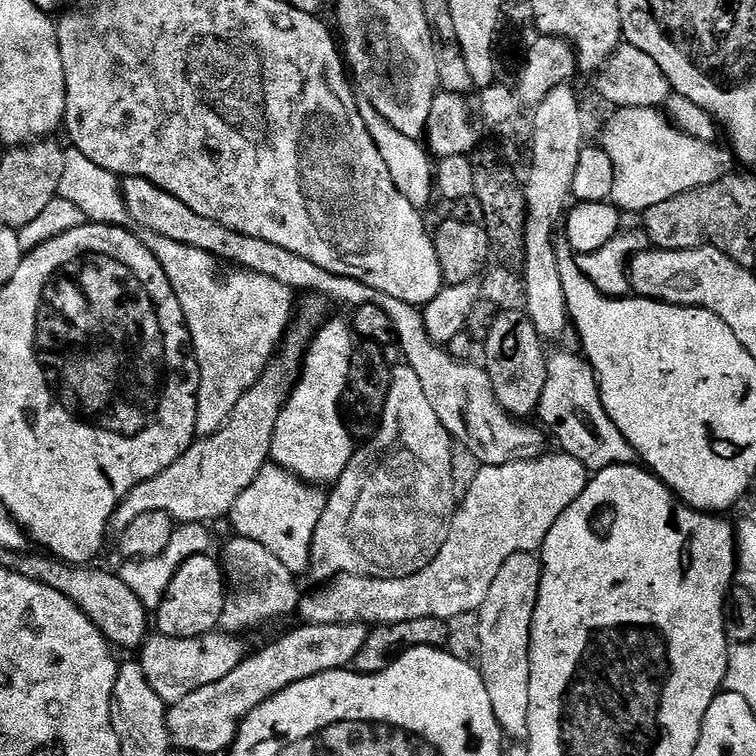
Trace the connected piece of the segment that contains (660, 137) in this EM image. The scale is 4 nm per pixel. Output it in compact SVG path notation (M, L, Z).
M617 108L611 114L613 116L609 118L608 125L604 128L602 147L606 150L606 154L610 154L610 162L614 162L610 200L621 213L643 214L650 206L666 202L666 198L674 198L686 190L718 182L733 171L734 156L727 147L720 148L721 146L716 144L707 144L698 138L690 138L690 134L682 134L682 130L674 127L660 108Z

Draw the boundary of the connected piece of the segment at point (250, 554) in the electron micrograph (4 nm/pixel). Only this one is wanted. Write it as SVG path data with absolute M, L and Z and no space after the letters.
M233 535L231 539L232 541L225 546L224 553L219 553L218 556L218 563L220 571L224 574L226 589L219 627L229 634L241 634L240 632L248 632L251 628L266 623L267 620L278 619L292 603L292 607L297 603L297 577L290 570L286 570L286 566L282 566L282 562L278 562L278 558L274 558L274 554L270 554L270 550L266 550L266 546L262 546L250 538L242 538L238 535Z

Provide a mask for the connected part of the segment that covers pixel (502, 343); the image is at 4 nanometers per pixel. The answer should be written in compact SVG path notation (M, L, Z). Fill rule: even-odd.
M501 311L496 317L488 339L483 341L484 361L482 367L488 373L494 394L498 402L511 416L528 418L537 411L546 386L548 356L544 348L545 341L540 339L538 330L528 321L523 311Z

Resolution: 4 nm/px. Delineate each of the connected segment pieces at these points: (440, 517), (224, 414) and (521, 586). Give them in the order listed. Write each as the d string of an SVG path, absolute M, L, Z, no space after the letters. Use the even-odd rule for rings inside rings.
M400 362L400 365L397 363L392 369L390 394L386 398L384 413L376 431L371 433L367 442L361 443L355 449L343 474L331 485L330 491L327 493L328 501L322 510L322 518L318 518L318 524L312 535L307 575L312 575L316 582L335 580L337 576L357 575L361 568L360 552L356 548L368 548L368 568L366 568L366 572L369 576L389 580L395 576L408 576L424 567L435 556L436 551L443 546L444 538L448 534L448 525L452 522L452 514L456 511L458 503L458 488L456 492L455 486L452 485L452 448L454 449L453 438L446 430L446 426L442 426L442 422L438 422L438 414L434 414L434 406L430 406L430 401L426 398L426 390L422 390L422 382L418 382L418 374L414 374L414 370L407 362Z
M144 232L142 239L150 254L158 258L162 270L166 270L166 278L170 278L170 286L178 298L178 306L182 306L184 323L188 325L188 338L200 371L196 415L197 437L213 436L226 422L230 410L238 406L238 398L242 398L246 390L256 385L257 378L264 372L264 367L272 359L293 323L293 289L282 286L282 282L274 282L274 278L266 278L266 274L257 272L228 270L225 276L220 276L221 265L216 257L206 254L206 250L194 250L194 246L182 246L182 242L162 238L162 234Z
M519 552L496 570L490 590L480 603L476 644L480 647L480 677L501 732L512 742L528 739L530 726L530 634L540 589L540 561L533 553Z

